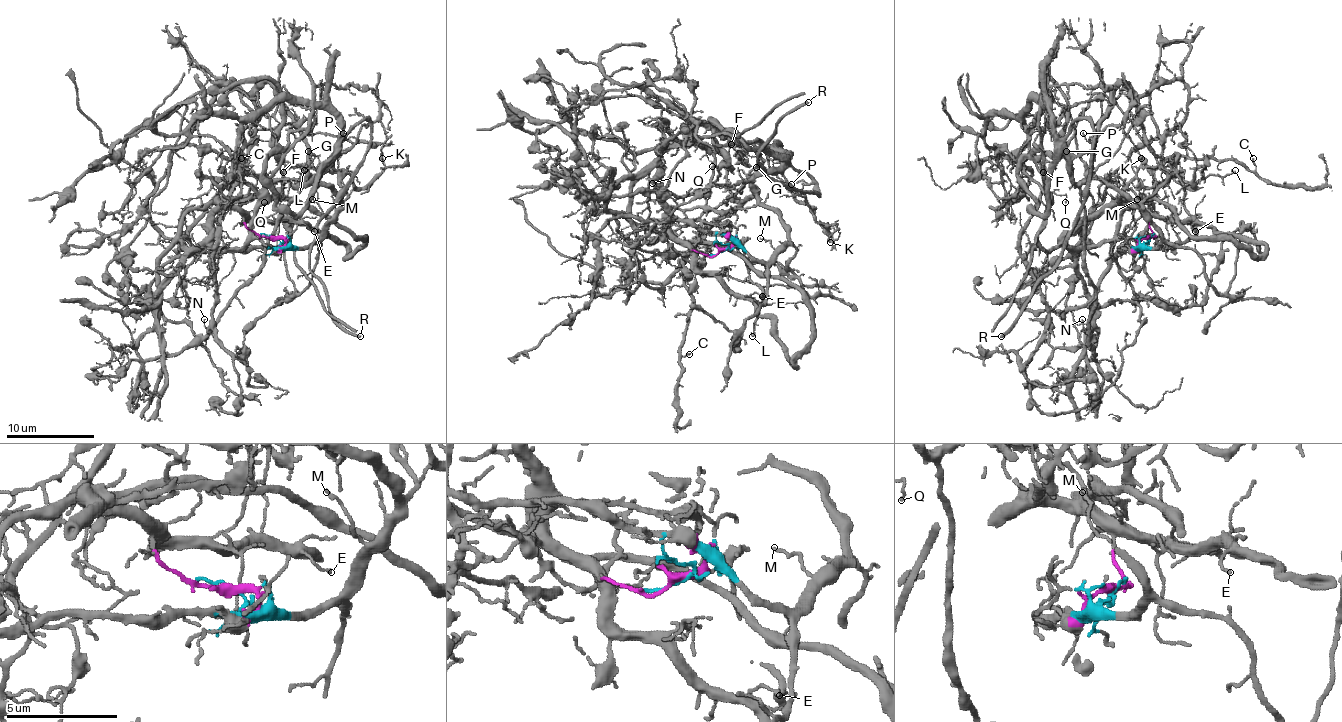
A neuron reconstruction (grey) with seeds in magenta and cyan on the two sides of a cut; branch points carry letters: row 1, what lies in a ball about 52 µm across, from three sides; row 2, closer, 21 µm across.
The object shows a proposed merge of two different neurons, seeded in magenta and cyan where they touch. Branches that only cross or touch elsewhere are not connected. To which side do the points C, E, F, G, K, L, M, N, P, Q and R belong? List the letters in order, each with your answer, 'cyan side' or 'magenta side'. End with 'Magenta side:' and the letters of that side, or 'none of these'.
C: cyan side
E: magenta side
F: magenta side
G: cyan side
K: cyan side
L: magenta side
M: cyan side
N: cyan side
P: cyan side
Q: magenta side
R: cyan side
Magenta side: E, F, L, Q

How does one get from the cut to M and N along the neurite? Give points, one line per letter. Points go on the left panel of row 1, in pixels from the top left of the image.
M: (270, 236), (297, 247), (306, 247), (319, 238), (326, 218), (312, 199)
N: (270, 236), (312, 245), (339, 199), (317, 179), (308, 179), (279, 216), (266, 262), (209, 331), (204, 320)

